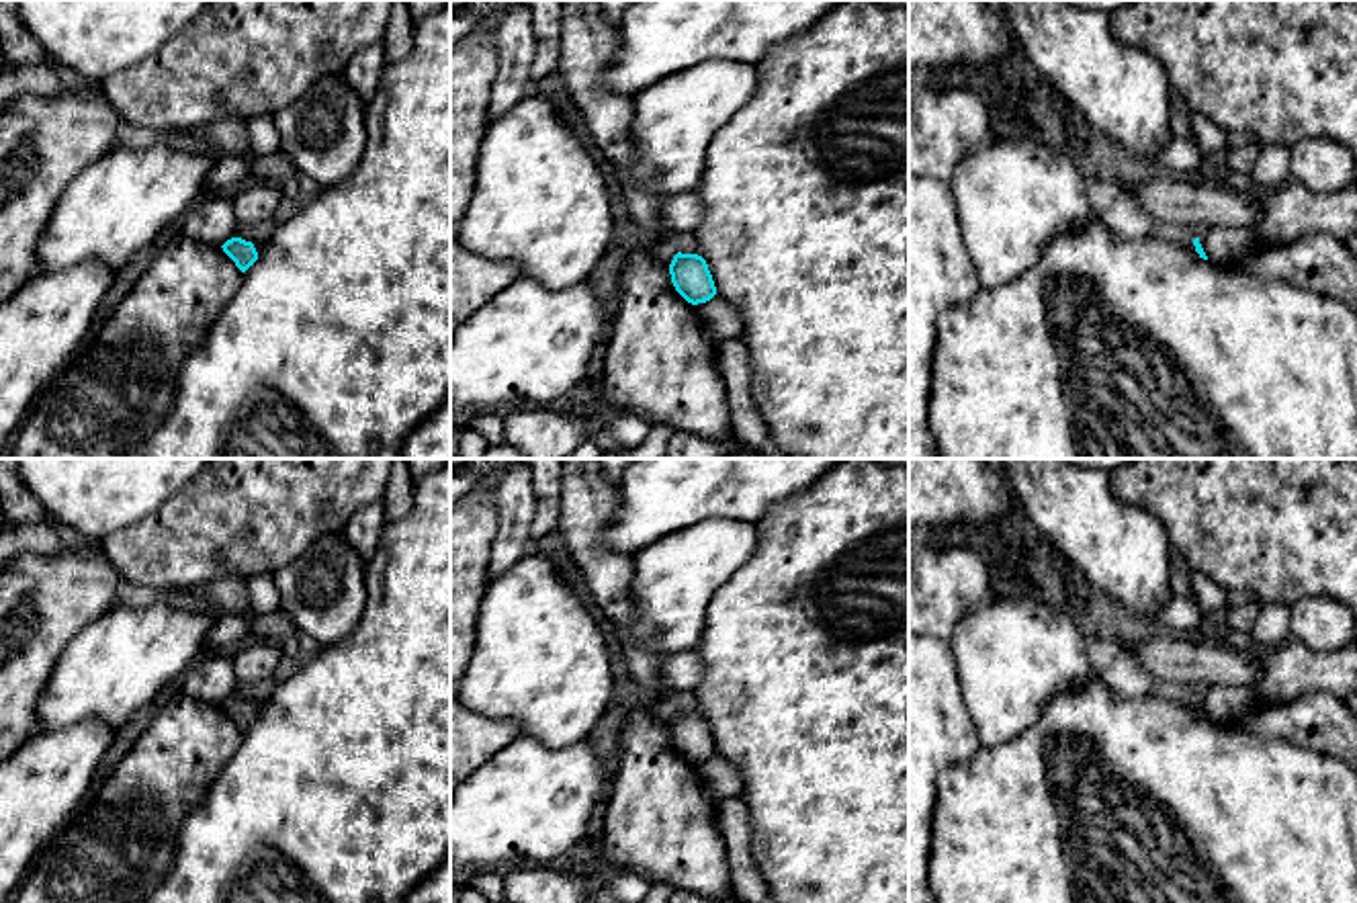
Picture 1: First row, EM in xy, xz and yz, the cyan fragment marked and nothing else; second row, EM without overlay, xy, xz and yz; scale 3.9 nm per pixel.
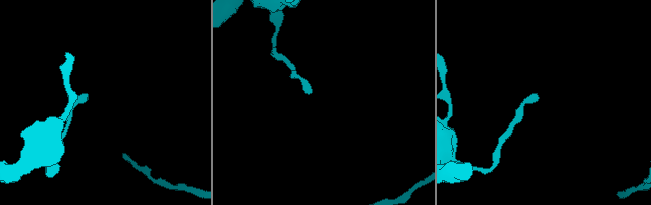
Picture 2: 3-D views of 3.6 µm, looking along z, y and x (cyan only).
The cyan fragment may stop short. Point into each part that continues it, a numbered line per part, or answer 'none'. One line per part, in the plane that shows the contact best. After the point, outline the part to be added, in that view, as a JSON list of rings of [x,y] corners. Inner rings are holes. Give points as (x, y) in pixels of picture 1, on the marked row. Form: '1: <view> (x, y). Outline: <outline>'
none

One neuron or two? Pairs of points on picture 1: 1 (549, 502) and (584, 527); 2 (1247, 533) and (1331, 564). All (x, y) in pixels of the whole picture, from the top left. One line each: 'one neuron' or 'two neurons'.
1: two neurons
2: one neuron

